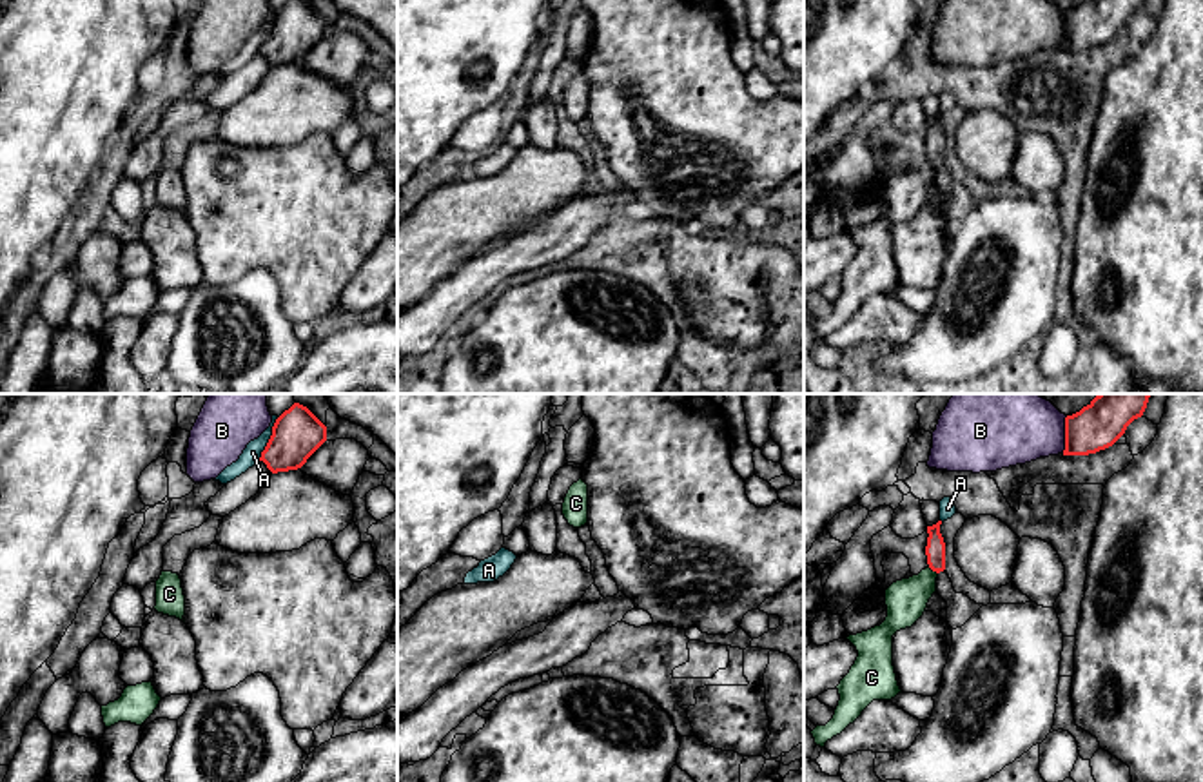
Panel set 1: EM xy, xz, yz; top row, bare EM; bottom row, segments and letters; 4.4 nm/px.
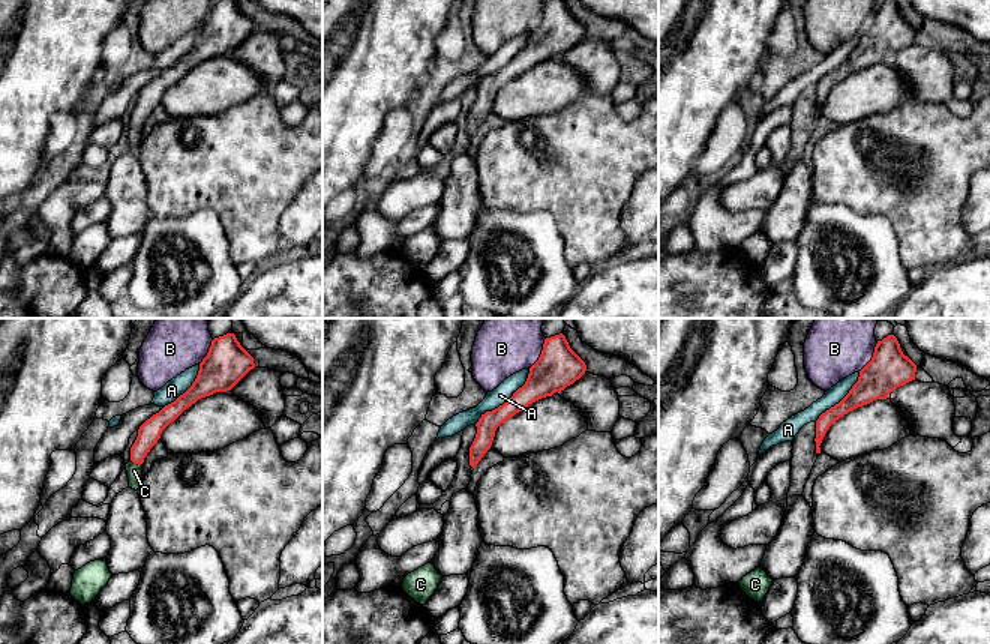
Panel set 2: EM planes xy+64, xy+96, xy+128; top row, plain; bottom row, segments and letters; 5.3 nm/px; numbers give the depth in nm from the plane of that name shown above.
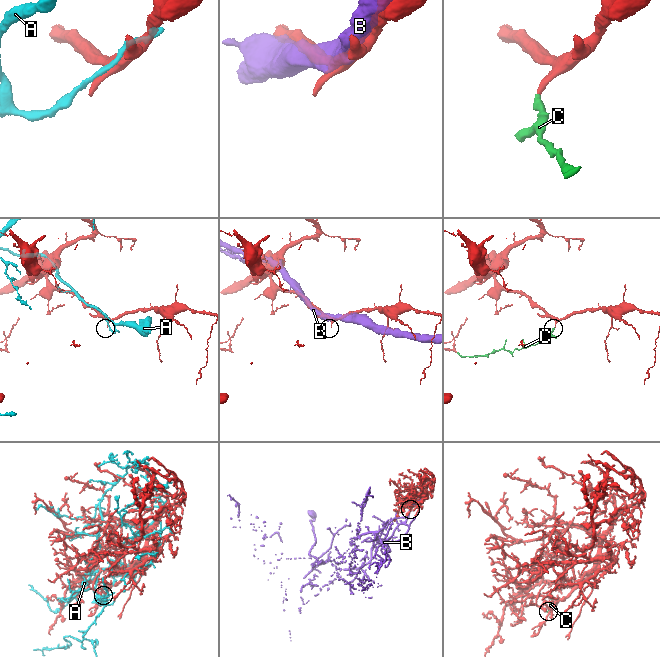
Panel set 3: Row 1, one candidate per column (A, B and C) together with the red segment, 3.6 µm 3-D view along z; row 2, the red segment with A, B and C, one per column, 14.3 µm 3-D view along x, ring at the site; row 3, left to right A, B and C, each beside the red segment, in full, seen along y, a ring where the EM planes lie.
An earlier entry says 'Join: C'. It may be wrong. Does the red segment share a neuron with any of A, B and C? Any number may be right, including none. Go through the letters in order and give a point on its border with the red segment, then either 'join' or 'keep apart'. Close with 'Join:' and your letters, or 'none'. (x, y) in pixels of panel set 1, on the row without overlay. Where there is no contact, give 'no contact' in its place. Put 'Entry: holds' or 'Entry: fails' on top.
Entry: holds
A: contact xy (269, 33); keep apart
B: contact yz (1066, 28); keep apart
C: contact yz (933, 164); join
Join: C

